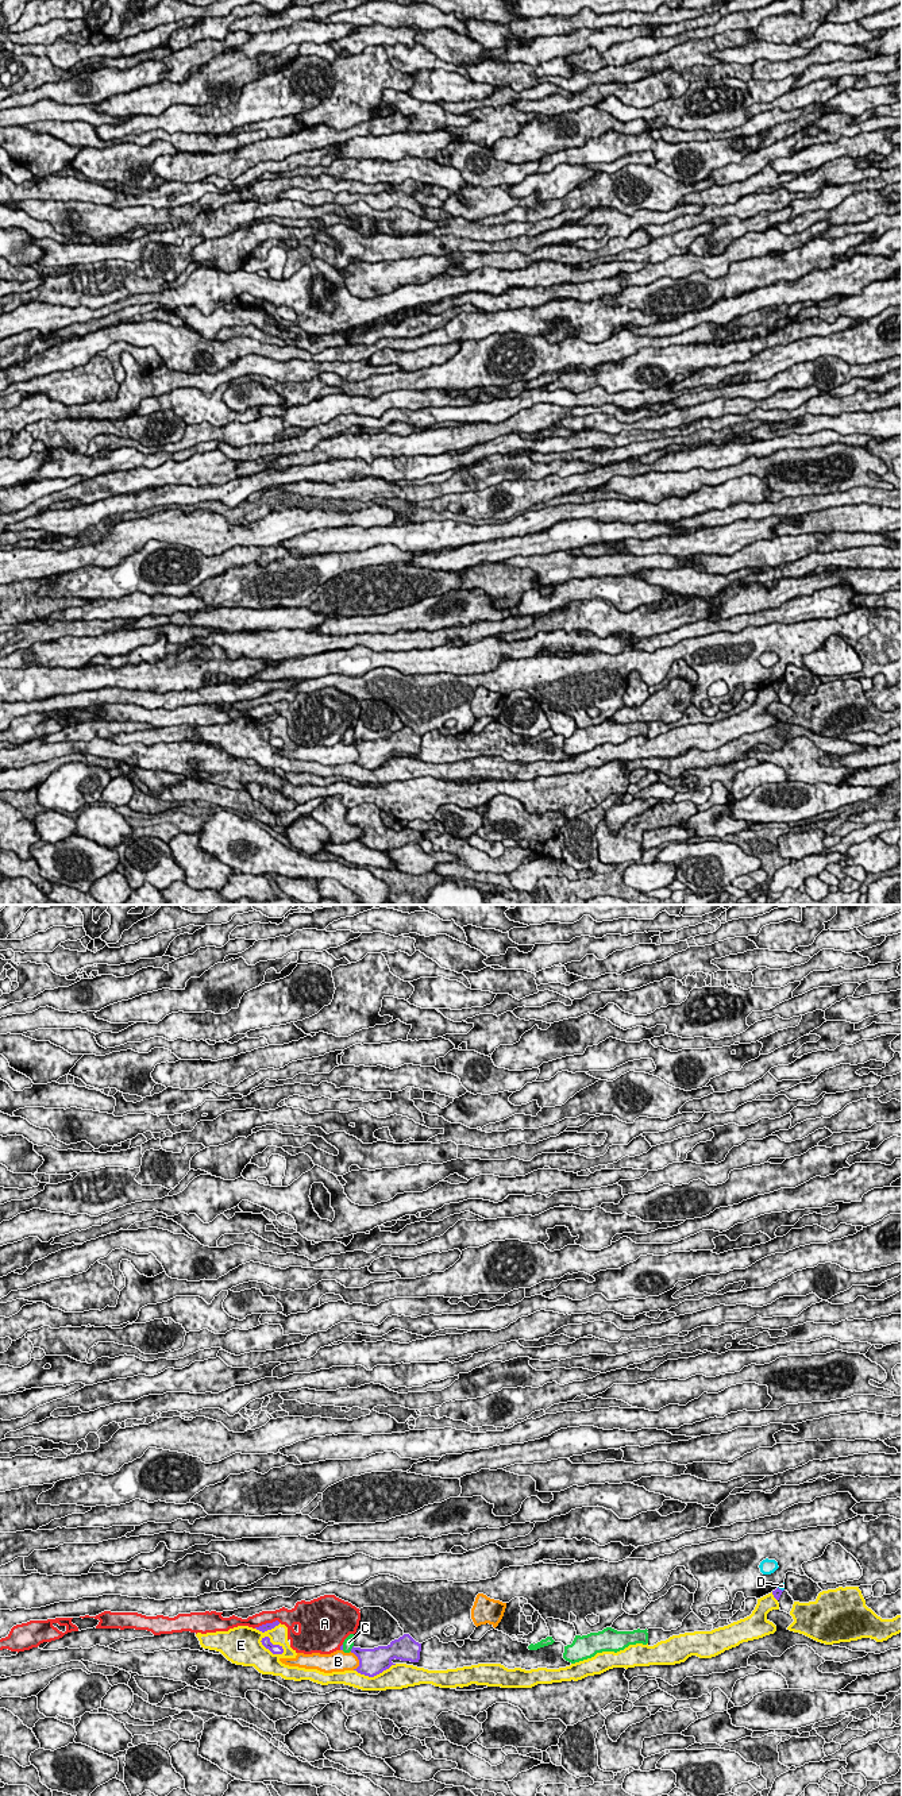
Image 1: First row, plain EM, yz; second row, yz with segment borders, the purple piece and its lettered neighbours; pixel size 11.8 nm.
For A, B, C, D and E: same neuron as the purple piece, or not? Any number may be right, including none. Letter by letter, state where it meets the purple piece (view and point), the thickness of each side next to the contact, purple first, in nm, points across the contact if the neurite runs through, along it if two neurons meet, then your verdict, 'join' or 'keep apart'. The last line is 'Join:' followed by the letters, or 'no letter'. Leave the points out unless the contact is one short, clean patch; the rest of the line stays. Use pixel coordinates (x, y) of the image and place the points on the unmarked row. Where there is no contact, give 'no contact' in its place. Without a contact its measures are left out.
A: yz (266, 716) | 90/190 nm | keep apart
B: yz (358, 751) | 320/260 nm | keep apart
C: yz (353, 740) | 260/130 nm | keep apart
D: yz (781, 682) | 100/60 nm | along yz (778, 679), (783, 682) | keep apart
E: yz (272, 736) | 130/300 nm | keep apart
Join: no letter

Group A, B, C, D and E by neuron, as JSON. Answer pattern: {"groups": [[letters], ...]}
{"groups": [["A"], ["B"], ["C"], ["D"], ["E"]]}

